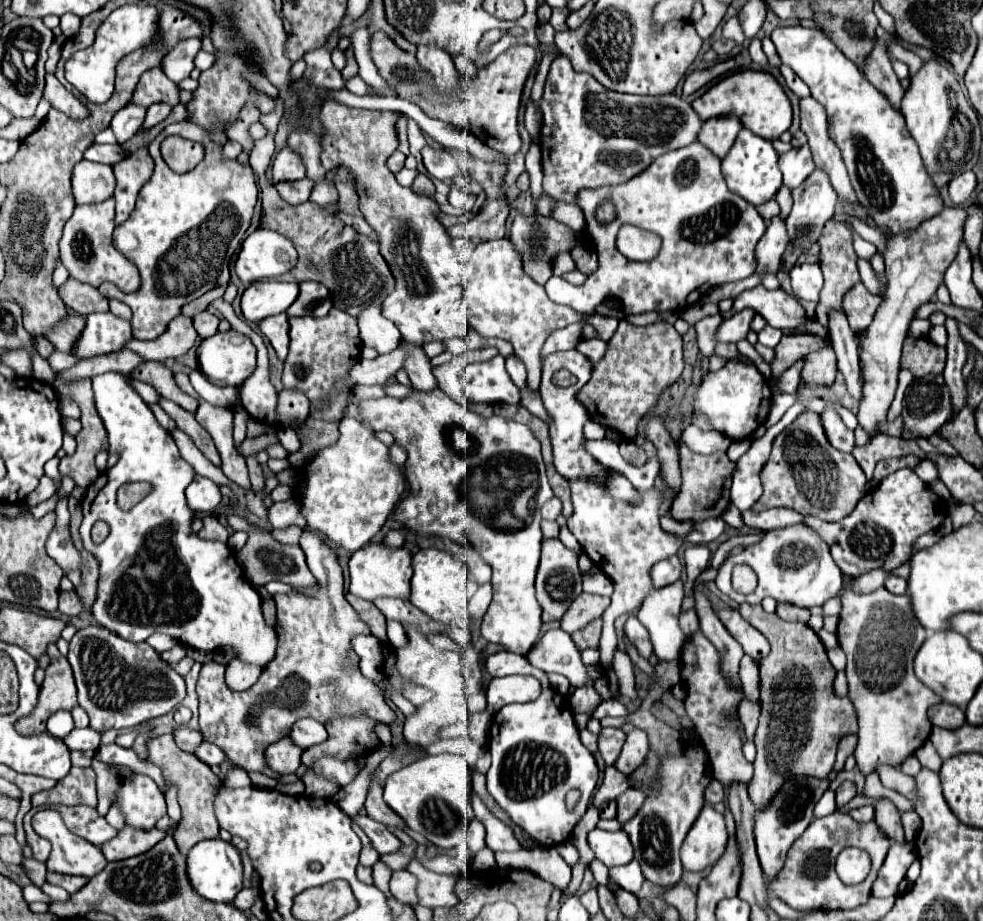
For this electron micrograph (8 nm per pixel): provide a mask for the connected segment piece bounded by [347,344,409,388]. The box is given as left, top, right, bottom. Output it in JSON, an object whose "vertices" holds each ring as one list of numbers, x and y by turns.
{"vertices":[[405,344,401,348,397,348,391,354,385,356,377,356,375,360,361,360,359,364,355,364,347,376,349,386,357,386,357,384,383,384,389,376,393,376,397,370,403,368,405,360,407,360,407,350]]}

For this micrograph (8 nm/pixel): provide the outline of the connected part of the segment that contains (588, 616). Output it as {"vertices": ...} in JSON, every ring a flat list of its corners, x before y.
{"vertices":[[581,594,575,604,571,604,569,612,561,618,561,630,573,634,577,630,583,630,591,620,601,616,605,608,609,606,607,596,593,596,593,594]]}

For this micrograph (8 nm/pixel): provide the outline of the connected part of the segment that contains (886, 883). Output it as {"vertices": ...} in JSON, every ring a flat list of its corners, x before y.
{"vertices":[[891,844,887,858,879,870,879,876,873,884,875,898,889,898,899,894,899,884,905,878,907,868,917,858,913,844]]}

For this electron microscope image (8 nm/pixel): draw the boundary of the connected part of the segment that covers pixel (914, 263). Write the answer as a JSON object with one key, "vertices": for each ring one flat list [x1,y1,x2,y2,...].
{"vertices":[[945,208,941,214,925,220,921,226,909,232,887,232,879,226,875,226,877,232,885,238,885,274,889,280,887,294,883,298,883,304,875,312,875,320,867,328,865,336,857,336,859,348,861,348,861,368,863,368,863,400,859,404,857,420,859,424,871,434,877,434,877,424,885,418,885,412,889,410,895,388,897,388,897,374,899,374,899,360,901,360,901,346,907,336,909,324,915,316,915,310,929,302,935,296,935,290,939,282,943,280,945,270,953,262,959,242,961,242,961,226,965,224,967,214,961,208]]}

